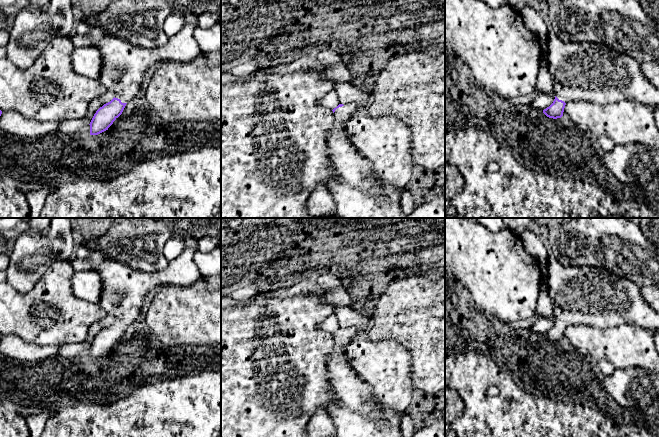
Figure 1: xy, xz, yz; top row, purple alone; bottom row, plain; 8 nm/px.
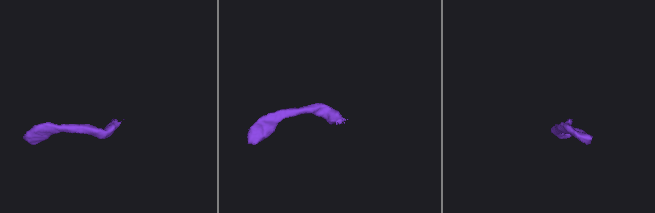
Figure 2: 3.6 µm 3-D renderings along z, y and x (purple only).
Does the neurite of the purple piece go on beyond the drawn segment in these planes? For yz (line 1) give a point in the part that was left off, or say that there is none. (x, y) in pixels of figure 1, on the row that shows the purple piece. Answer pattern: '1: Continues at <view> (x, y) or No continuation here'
1: Continues at yz (587, 71)

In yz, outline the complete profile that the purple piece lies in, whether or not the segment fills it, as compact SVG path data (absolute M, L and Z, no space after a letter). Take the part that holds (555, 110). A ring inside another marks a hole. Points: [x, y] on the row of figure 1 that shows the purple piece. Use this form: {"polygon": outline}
{"polygon": "M552 31L547 35L549 73L555 90L553 103L543 113L553 119L563 116L569 101L583 100L598 104L630 100L659 106L659 89L642 74L640 65L631 56L608 46L592 42L563 42Z"}

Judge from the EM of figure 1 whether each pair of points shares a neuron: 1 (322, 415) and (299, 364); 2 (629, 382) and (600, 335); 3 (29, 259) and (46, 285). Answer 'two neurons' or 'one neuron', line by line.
1: two neurons
2: two neurons
3: two neurons

